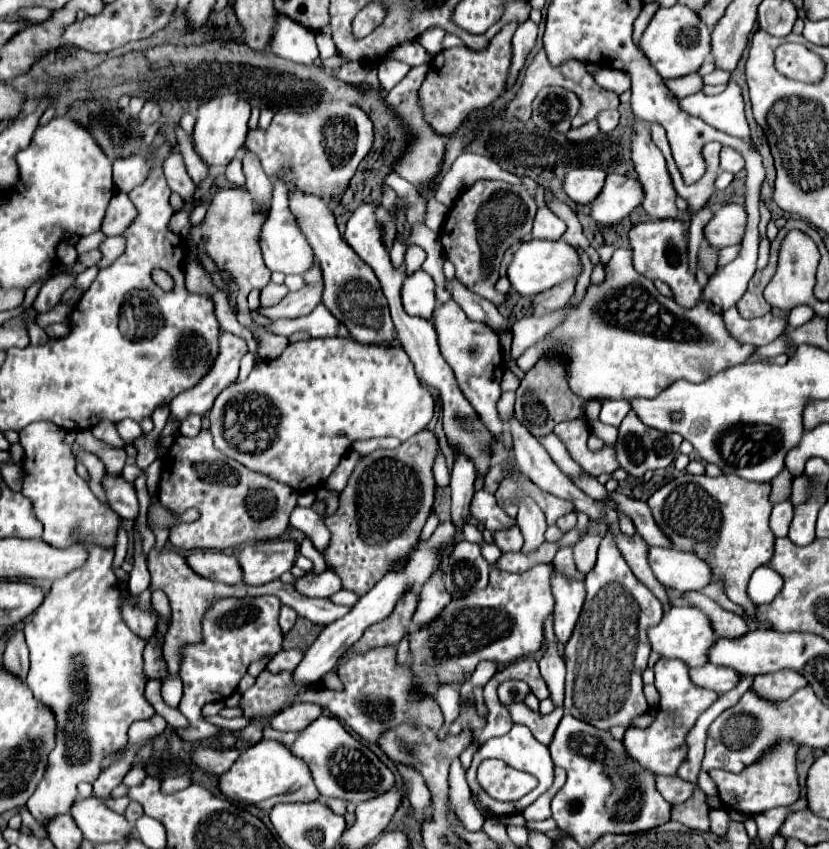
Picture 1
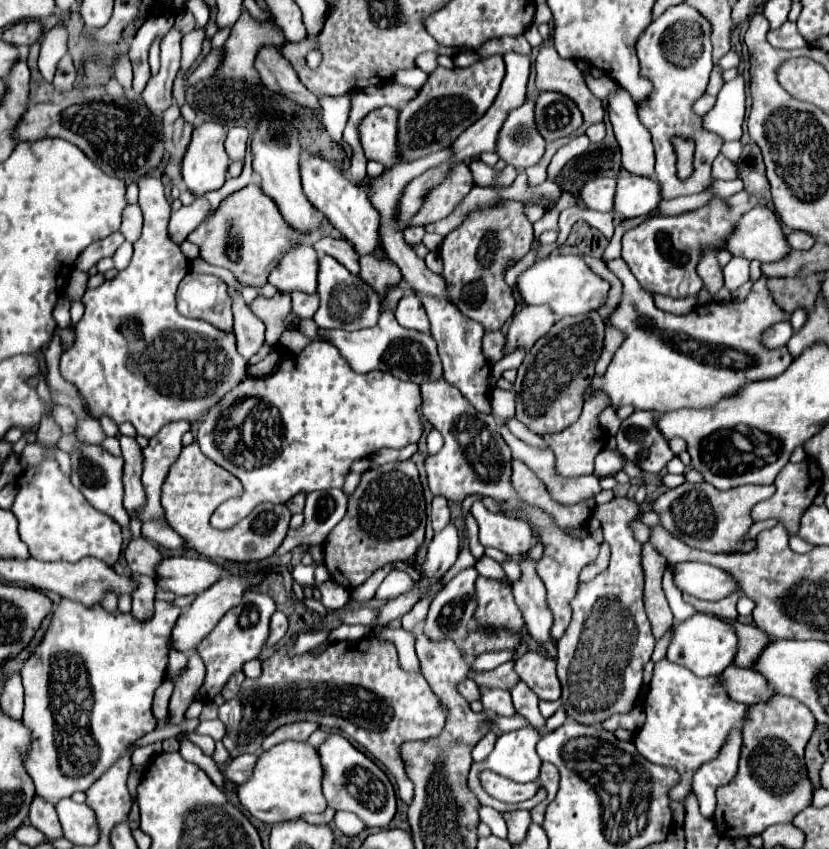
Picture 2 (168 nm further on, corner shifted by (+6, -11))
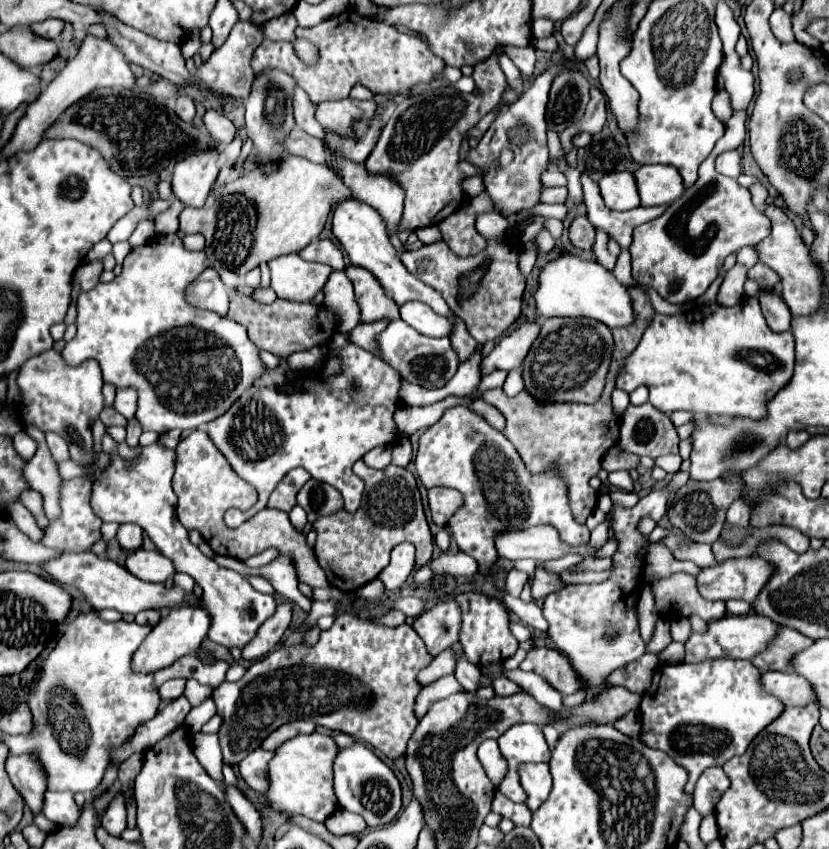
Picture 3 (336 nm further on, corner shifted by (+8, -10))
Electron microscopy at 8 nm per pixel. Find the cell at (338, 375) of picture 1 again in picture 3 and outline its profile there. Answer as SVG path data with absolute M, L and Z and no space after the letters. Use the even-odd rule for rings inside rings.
M358 345L338 349L338 355L342 359L340 375L324 381L306 379L290 393L252 387L228 413L206 425L232 469L258 491L258 503L252 509L224 515L228 527L238 527L262 511L276 483L294 467L304 467L314 479L336 487L350 513L360 507L364 481L354 475L352 465L370 449L388 445L396 437L394 411L400 403L400 375Z

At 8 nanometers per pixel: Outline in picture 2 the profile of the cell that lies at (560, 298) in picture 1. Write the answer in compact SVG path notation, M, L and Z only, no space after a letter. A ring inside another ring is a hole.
M524 306L518 314L512 316L508 334L506 334L506 352L512 352L518 346L532 348L532 344L542 338L554 324L554 312L548 306Z

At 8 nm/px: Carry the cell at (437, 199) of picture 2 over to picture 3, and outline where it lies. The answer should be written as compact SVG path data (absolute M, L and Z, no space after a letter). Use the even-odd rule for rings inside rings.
M500 45L486 61L474 67L474 81L482 91L480 97L474 93L462 95L452 87L436 89L428 99L424 99L424 93L412 95L398 103L384 125L372 155L366 159L366 171L374 175L390 175L406 193L404 213L396 225L396 233L436 225L462 207L464 191L460 183L464 175L458 171L458 149L464 135L502 101L502 93L506 91L506 77L498 65L502 53L504 49Z

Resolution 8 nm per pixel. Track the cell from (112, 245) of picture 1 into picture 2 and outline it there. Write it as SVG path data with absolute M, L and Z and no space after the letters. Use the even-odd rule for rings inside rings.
M124 242L124 244L114 252L114 256L112 256L114 268L116 268L116 270L124 270L124 268L128 266L130 258L132 258L132 244L130 244L130 242Z

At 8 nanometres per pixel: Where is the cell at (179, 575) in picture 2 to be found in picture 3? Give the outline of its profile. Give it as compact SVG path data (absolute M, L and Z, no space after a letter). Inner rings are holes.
M144 549L128 555L124 567L138 579L152 583L164 583L168 577L176 573L172 561L166 559L160 551L144 551Z

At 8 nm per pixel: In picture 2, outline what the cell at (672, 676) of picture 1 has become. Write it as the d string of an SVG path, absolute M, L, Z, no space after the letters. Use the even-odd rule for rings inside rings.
M660 660L646 694L646 722L634 736L638 754L652 764L664 764L680 774L680 782L670 788L670 800L682 802L690 792L694 772L708 760L716 758L730 728L742 728L746 704L738 704L722 692L716 676L698 678L684 666Z

